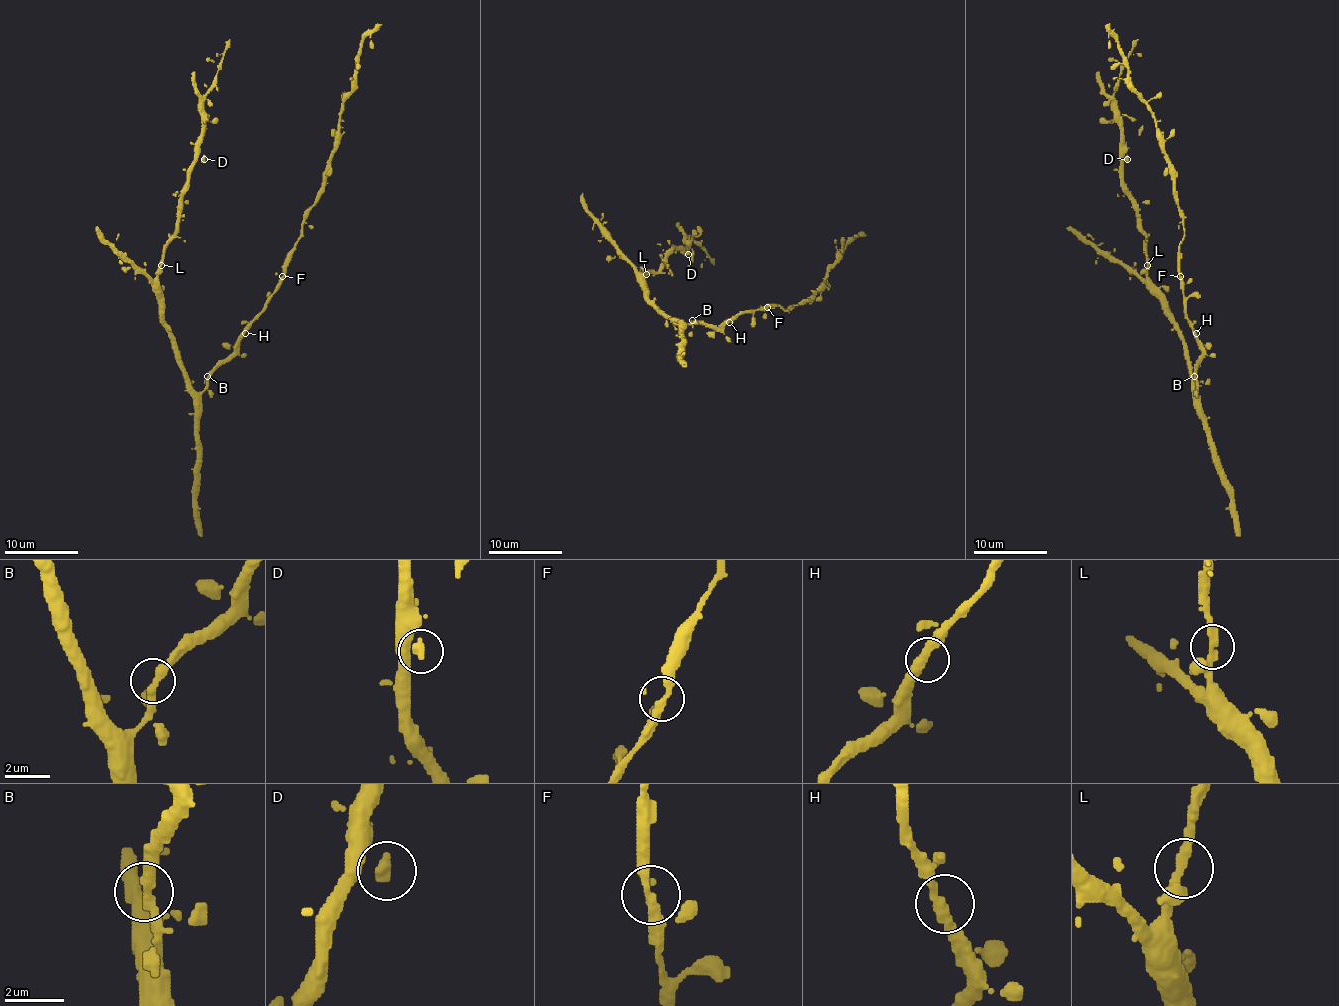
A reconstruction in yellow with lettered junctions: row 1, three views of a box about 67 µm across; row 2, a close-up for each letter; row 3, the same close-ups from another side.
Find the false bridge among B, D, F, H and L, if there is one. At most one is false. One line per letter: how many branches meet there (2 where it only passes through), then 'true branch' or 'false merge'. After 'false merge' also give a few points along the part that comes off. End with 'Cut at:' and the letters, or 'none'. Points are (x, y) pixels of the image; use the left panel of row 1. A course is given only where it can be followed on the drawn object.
B: branches 2; true branch
D: branches 1; true branch
F: branches 2; true branch
H: branches 2; true branch
L: branches 2; true branch
Cut at: none

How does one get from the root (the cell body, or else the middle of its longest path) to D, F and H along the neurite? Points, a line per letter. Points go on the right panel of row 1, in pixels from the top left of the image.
D: (1196, 376), (1197, 392), (1168, 302), (1147, 276), (1138, 204), (1123, 183), (1123, 155), (1127, 159)
F: (1196, 376), (1201, 346), (1186, 317), (1186, 298), (1183, 294), (1181, 276)
H: (1196, 376), (1201, 354), (1201, 342), (1196, 333)

